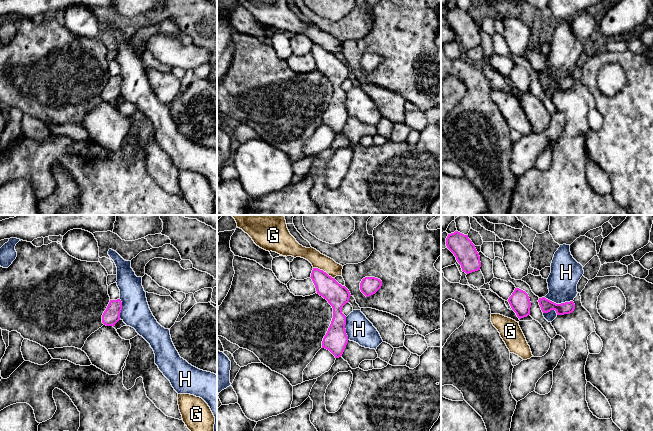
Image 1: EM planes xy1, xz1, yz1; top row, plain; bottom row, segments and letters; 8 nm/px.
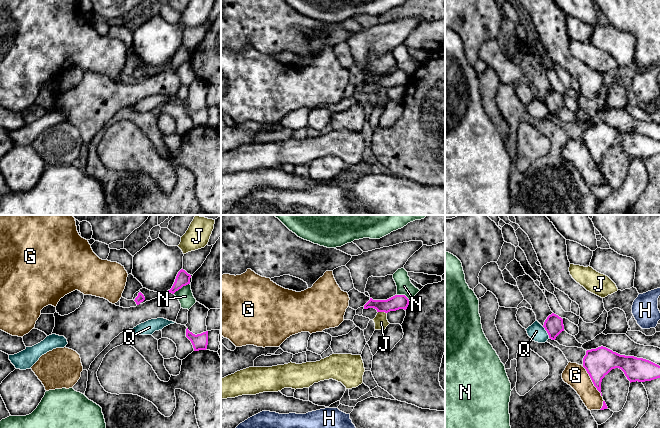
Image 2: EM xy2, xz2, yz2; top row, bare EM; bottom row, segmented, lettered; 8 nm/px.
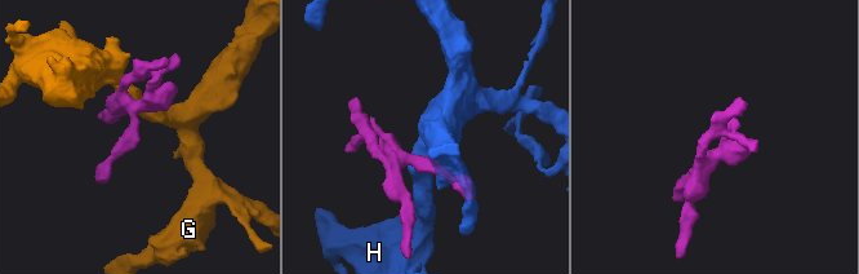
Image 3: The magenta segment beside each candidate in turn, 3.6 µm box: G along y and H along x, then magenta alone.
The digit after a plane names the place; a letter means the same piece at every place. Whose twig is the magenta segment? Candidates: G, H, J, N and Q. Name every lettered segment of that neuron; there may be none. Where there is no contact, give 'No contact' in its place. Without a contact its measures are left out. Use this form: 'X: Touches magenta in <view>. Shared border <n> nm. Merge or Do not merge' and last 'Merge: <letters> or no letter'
G: Touches magenta in yz2. Shared border 300 nm. Do not merge
H: Touches magenta in yz1. Shared border 240 nm. Do not merge
J: Touches magenta in xz2. Shared border 70 nm. Do not merge
N: Touches magenta in xy2. Shared border 160 nm. Do not merge
Q: Touches magenta in yz2. Shared border 110 nm. Do not merge
Merge: no letter

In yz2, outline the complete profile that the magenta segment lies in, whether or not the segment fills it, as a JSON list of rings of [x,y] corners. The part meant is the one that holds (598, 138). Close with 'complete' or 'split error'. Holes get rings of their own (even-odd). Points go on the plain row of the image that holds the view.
[[[603,122],[586,127],[583,143],[600,169],[602,155],[615,144],[621,145],[630,159],[660,154],[659,141],[643,134],[620,131]]]; complete

